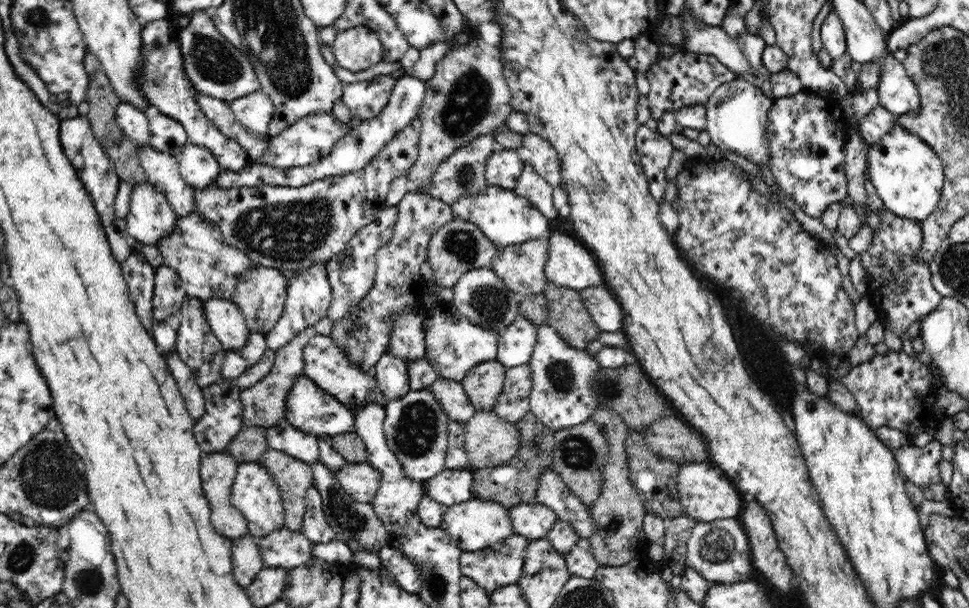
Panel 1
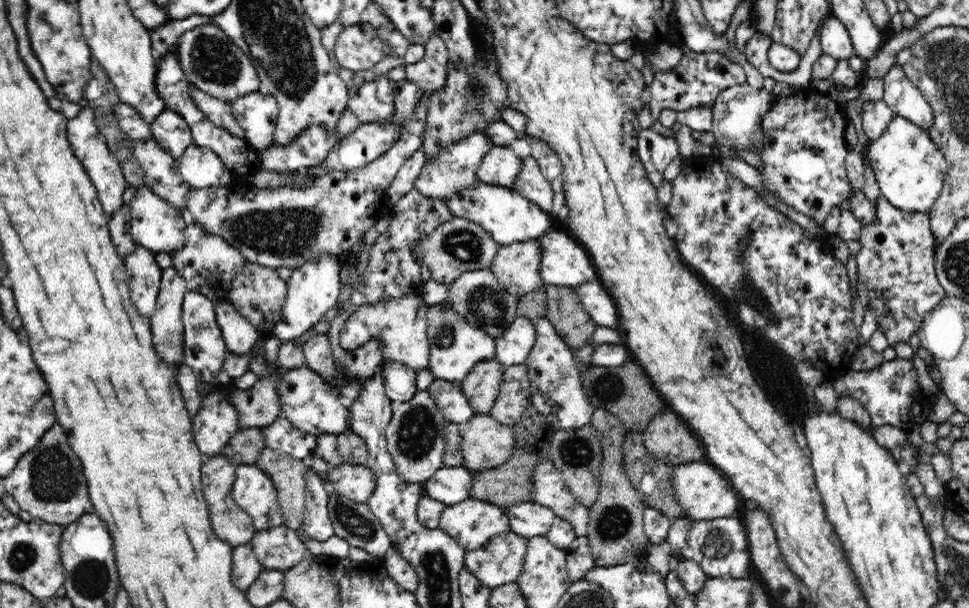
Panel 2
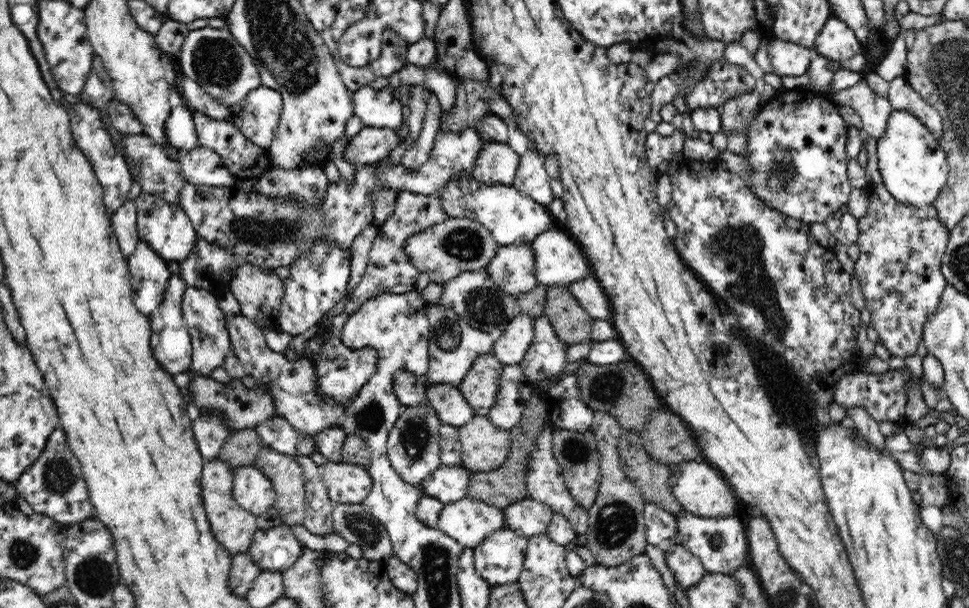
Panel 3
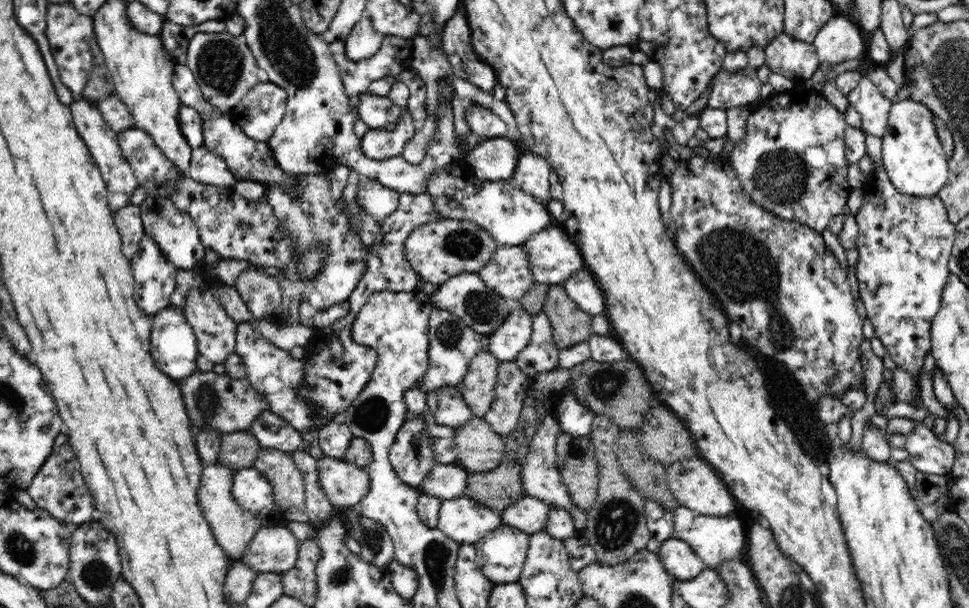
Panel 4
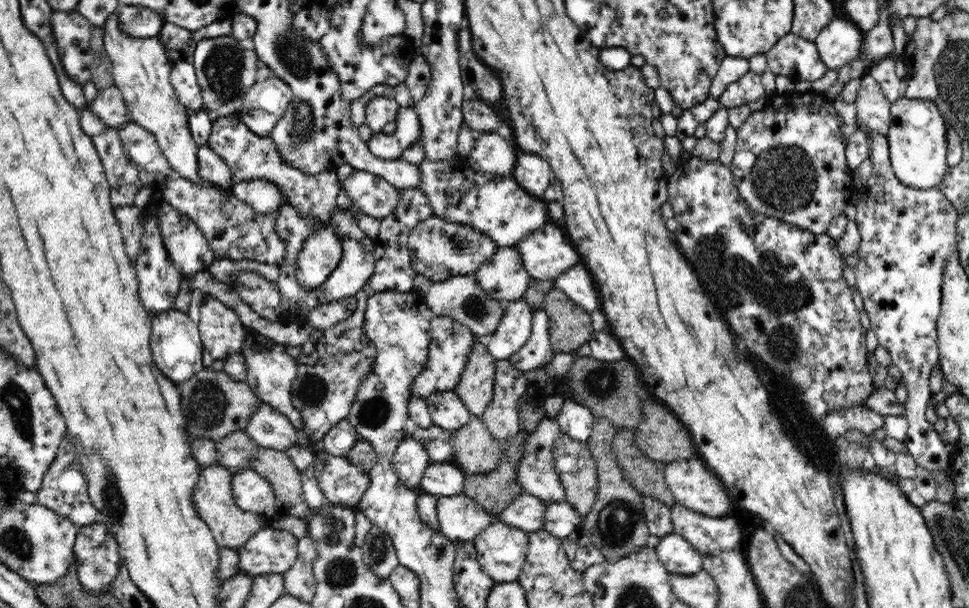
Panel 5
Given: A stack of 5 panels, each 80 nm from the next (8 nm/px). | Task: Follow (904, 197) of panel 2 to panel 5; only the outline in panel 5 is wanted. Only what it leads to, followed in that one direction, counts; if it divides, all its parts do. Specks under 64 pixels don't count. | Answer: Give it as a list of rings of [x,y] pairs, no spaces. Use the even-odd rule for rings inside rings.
[[[903,96],[891,103],[890,125],[885,136],[892,172],[900,183],[918,190],[938,188],[950,167],[947,163],[947,127],[950,126],[947,126],[940,110],[930,100]]]

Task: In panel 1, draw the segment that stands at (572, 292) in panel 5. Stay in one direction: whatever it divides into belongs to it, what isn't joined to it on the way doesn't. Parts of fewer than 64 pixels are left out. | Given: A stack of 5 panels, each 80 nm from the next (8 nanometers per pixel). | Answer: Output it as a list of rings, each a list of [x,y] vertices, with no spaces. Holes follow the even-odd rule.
[[[606,286],[581,290],[585,307],[600,332],[624,332],[624,311],[615,295]]]

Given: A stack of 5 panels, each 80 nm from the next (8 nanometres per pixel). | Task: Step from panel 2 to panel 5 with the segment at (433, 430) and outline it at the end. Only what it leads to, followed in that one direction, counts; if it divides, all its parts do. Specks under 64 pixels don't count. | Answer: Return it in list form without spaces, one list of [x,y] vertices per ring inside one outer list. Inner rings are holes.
[[[404,432],[391,460],[401,483],[408,488],[417,489],[426,468],[431,464],[423,442],[408,432]]]

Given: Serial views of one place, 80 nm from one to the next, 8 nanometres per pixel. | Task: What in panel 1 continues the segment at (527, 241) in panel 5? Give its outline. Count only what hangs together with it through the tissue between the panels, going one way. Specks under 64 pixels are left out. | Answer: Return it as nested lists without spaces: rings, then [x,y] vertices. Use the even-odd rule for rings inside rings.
[[[550,233],[548,239],[550,248],[545,273],[550,283],[577,291],[604,286],[603,272],[595,256],[577,238],[568,234]]]

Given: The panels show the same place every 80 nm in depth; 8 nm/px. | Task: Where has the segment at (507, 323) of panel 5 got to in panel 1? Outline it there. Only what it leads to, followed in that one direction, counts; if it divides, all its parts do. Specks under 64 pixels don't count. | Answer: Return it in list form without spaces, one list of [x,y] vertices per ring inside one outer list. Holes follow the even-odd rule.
[[[527,319],[510,324],[498,339],[497,360],[508,369],[529,364],[537,344],[537,328]]]

